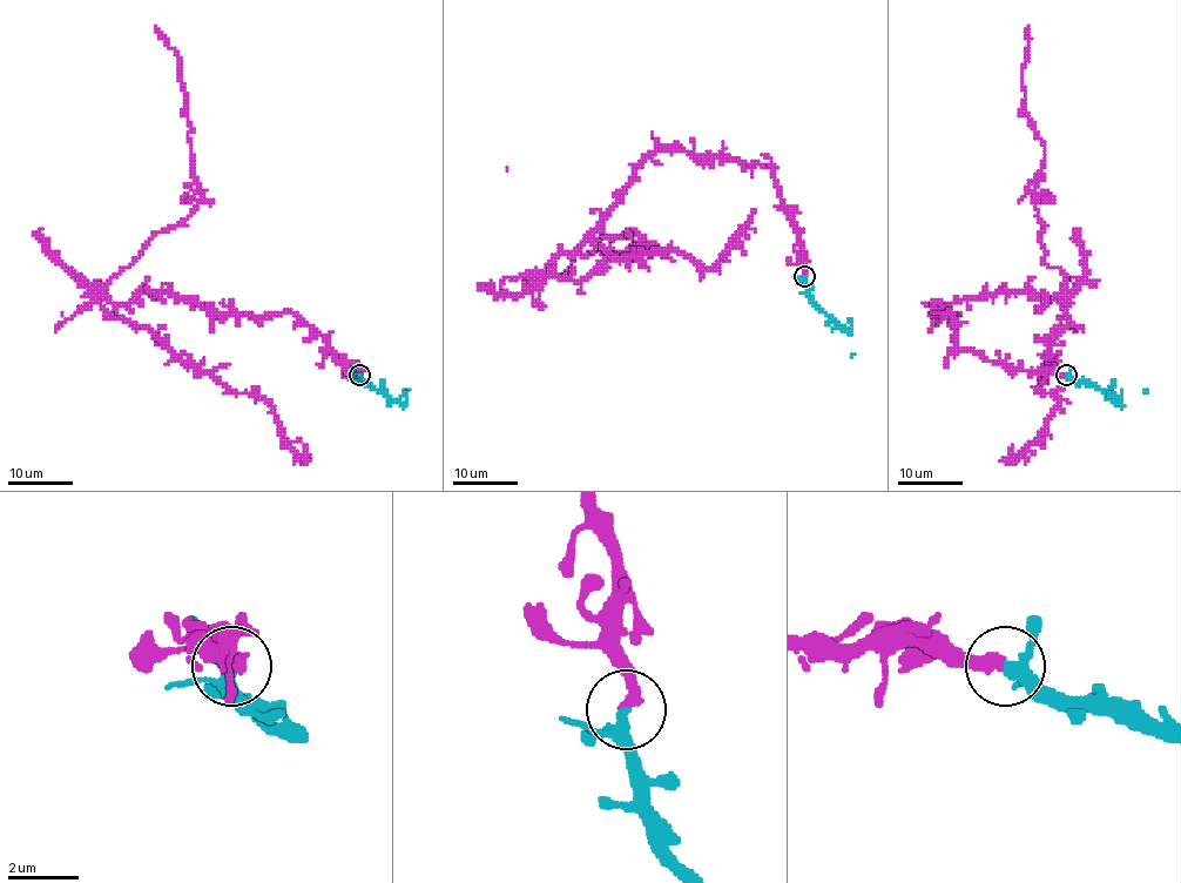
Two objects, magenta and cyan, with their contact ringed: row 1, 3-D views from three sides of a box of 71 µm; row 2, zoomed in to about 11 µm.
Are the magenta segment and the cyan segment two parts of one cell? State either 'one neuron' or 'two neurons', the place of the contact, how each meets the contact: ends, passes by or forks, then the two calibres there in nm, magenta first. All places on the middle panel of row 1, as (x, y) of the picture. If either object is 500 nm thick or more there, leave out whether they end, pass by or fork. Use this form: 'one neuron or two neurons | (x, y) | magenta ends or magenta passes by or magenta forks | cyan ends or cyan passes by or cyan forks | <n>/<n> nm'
one neuron | (804, 276) | magenta ends | cyan forks | 400/240 nm

